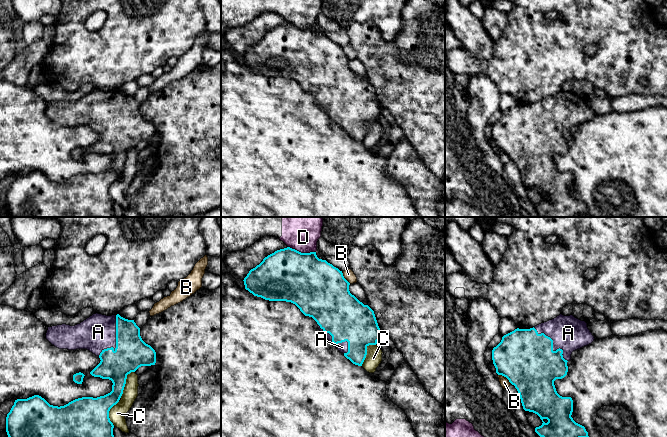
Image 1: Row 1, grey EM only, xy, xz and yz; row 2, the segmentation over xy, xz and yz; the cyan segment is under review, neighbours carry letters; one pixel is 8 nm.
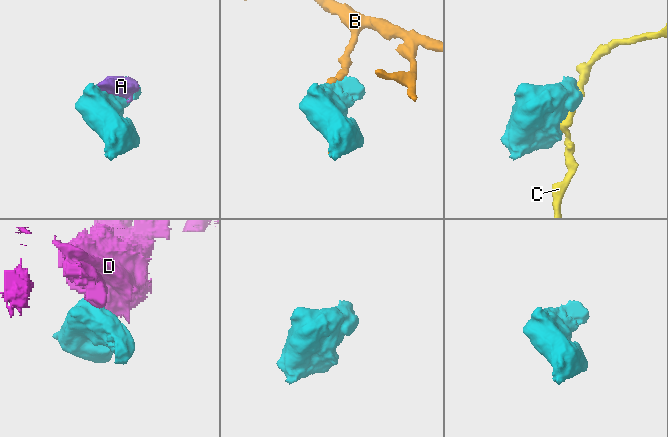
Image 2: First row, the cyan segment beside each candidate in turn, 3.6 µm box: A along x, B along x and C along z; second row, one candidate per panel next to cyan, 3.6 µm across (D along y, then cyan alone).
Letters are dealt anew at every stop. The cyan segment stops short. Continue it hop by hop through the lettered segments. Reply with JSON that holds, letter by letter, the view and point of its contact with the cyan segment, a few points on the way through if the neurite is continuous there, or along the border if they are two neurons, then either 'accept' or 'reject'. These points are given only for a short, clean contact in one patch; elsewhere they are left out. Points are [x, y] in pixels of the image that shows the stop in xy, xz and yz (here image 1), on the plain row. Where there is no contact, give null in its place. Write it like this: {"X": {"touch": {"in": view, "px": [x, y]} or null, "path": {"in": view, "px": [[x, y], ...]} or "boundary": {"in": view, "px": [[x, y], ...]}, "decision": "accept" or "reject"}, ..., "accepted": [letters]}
{"A": {"touch": {"in": "xy", "px": [116, 116]}, "decision": "accept"}, "B": {"touch": {"in": "yz", "px": [505, 152]}, "decision": "reject"}, "C": {"touch": {"in": "xy", "px": [125, 159]}, "decision": "reject"}, "D": {"touch": {"in": "xz", "px": [302, 29]}, "boundary": {"in": "xz", "px": [[288, 22], [301, 28], [315, 28]]}, "decision": "reject"}, "accepted": ["A"]}

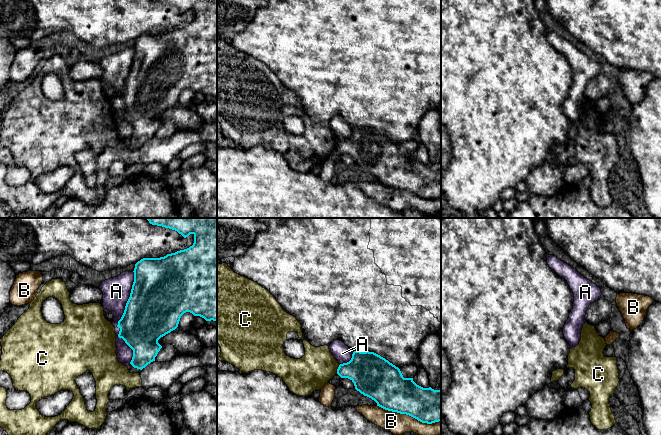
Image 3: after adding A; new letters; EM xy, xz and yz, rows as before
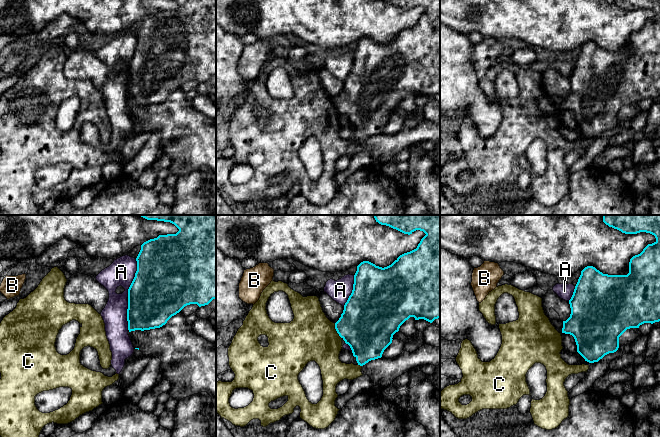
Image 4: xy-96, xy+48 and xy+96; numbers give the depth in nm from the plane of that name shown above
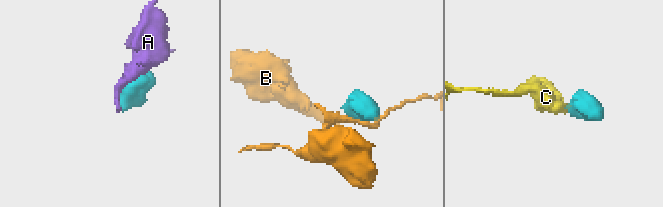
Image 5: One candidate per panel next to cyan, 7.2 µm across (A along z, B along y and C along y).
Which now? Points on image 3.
{"A": {"touch": {"in": "xy", "px": [121, 94]}, "decision": "reject"}, "B": {"touch": {"in": "xz", "px": [409, 191]}, "decision": "reject"}, "C": {"touch": {"in": "xz", "px": [337, 145]}, "decision": "reject"}, "accepted": []}

